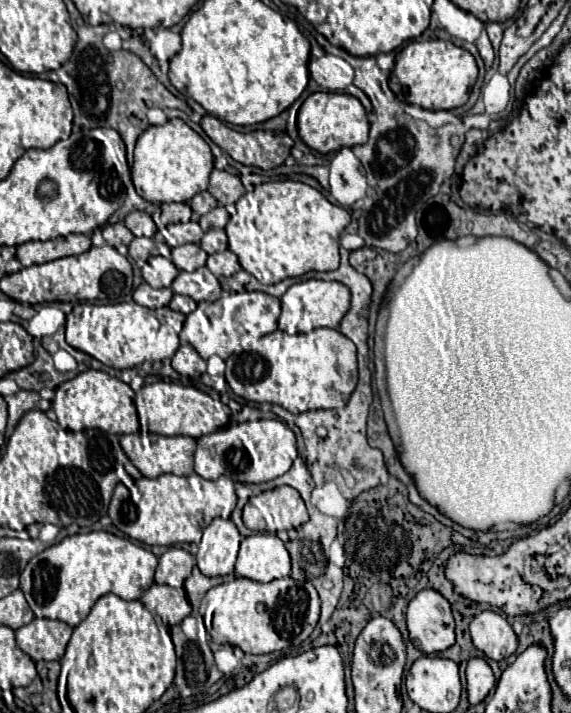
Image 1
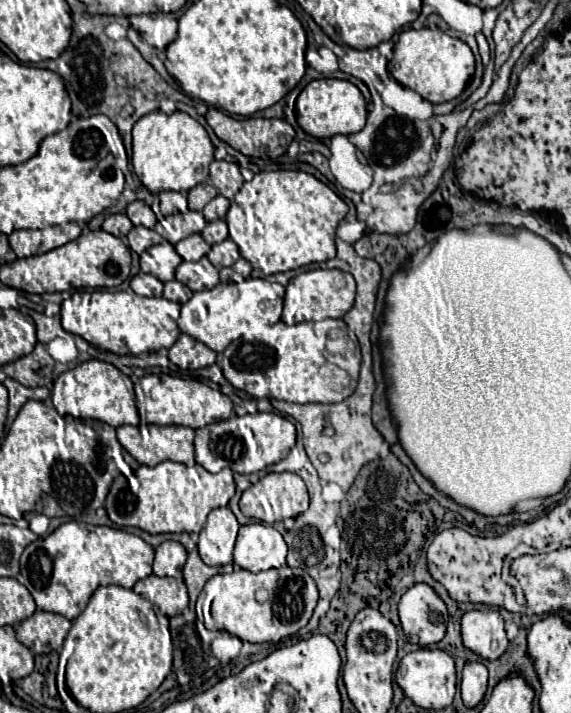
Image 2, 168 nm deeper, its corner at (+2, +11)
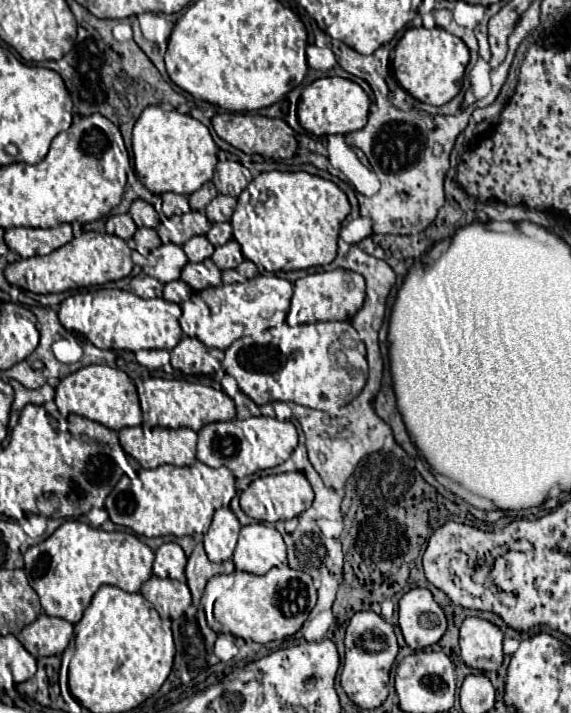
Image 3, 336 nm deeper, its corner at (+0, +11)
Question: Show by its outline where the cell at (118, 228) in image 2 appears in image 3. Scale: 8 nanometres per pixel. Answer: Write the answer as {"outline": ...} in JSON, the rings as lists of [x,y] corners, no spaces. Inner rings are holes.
{"outline":[[[126,213],[126,215],[112,215],[108,217],[106,221],[106,231],[110,235],[116,235],[120,239],[130,239],[136,231],[136,225],[132,221],[132,217]]]}

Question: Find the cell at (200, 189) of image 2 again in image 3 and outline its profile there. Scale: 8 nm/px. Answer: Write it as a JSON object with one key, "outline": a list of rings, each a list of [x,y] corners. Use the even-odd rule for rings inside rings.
{"outline":[[[210,181],[204,183],[198,191],[194,191],[192,195],[189,195],[188,201],[190,209],[192,209],[192,211],[204,211],[204,207],[206,207],[216,195],[218,195],[216,187],[214,187]]]}

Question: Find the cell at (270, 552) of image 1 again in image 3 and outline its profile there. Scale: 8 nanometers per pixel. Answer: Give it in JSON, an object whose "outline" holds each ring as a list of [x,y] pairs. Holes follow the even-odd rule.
{"outline":[[[252,523],[242,527],[240,531],[240,539],[238,545],[234,549],[234,557],[232,557],[236,569],[246,571],[246,573],[254,573],[254,575],[264,575],[268,573],[272,567],[286,563],[286,543],[282,539],[282,535],[278,533],[278,529],[274,525],[266,525],[266,523]]]}

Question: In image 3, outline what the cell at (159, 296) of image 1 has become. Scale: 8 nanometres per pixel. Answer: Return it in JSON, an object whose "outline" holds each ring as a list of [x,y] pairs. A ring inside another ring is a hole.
{"outline":[[[144,273],[132,277],[130,287],[132,287],[132,291],[138,297],[144,297],[144,299],[148,299],[148,297],[162,297],[162,283],[158,279],[154,279],[154,277],[144,275]]]}

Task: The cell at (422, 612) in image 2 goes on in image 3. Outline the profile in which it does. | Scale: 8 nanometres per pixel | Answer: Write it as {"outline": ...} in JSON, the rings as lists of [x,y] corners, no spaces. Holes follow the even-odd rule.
{"outline":[[[416,587],[400,599],[400,629],[412,649],[438,643],[446,631],[446,615],[428,589]]]}

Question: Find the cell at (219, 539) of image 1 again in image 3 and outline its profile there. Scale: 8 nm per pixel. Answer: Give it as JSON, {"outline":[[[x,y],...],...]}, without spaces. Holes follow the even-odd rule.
{"outline":[[[226,507],[216,509],[212,525],[204,535],[204,549],[210,561],[220,563],[232,557],[238,541],[238,531],[240,531],[240,523],[230,509]]]}

